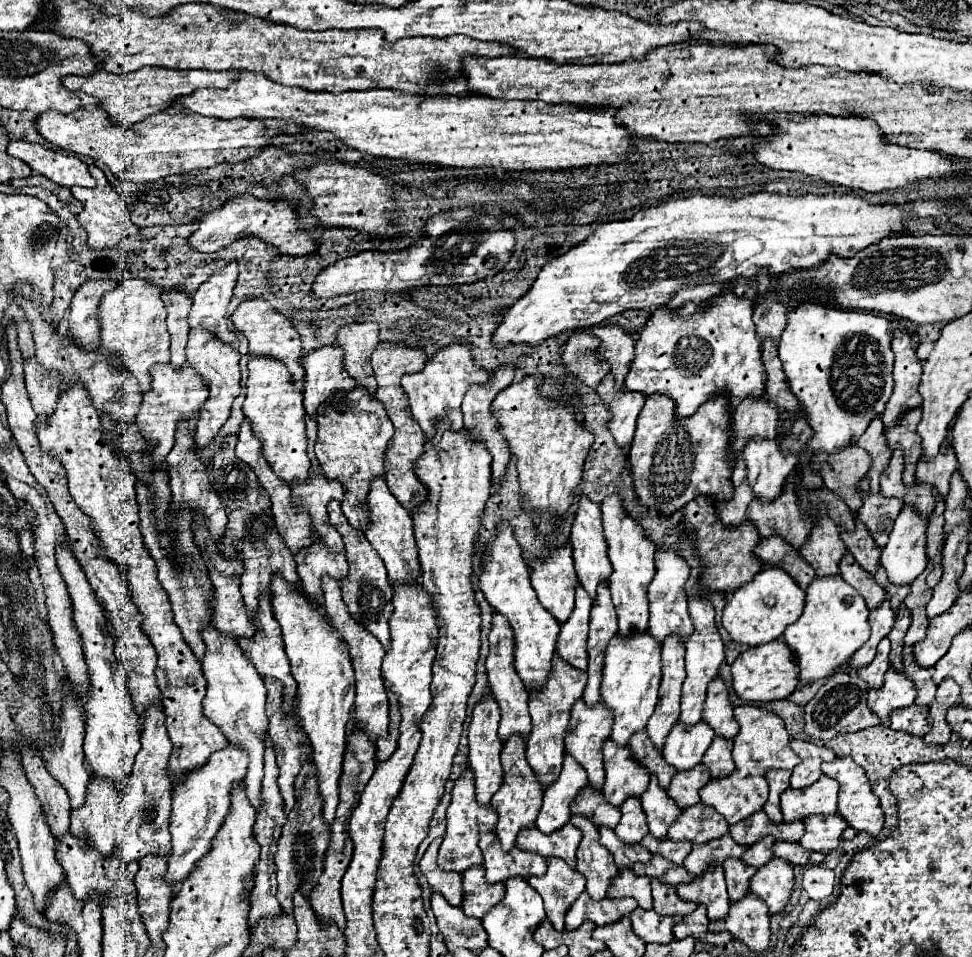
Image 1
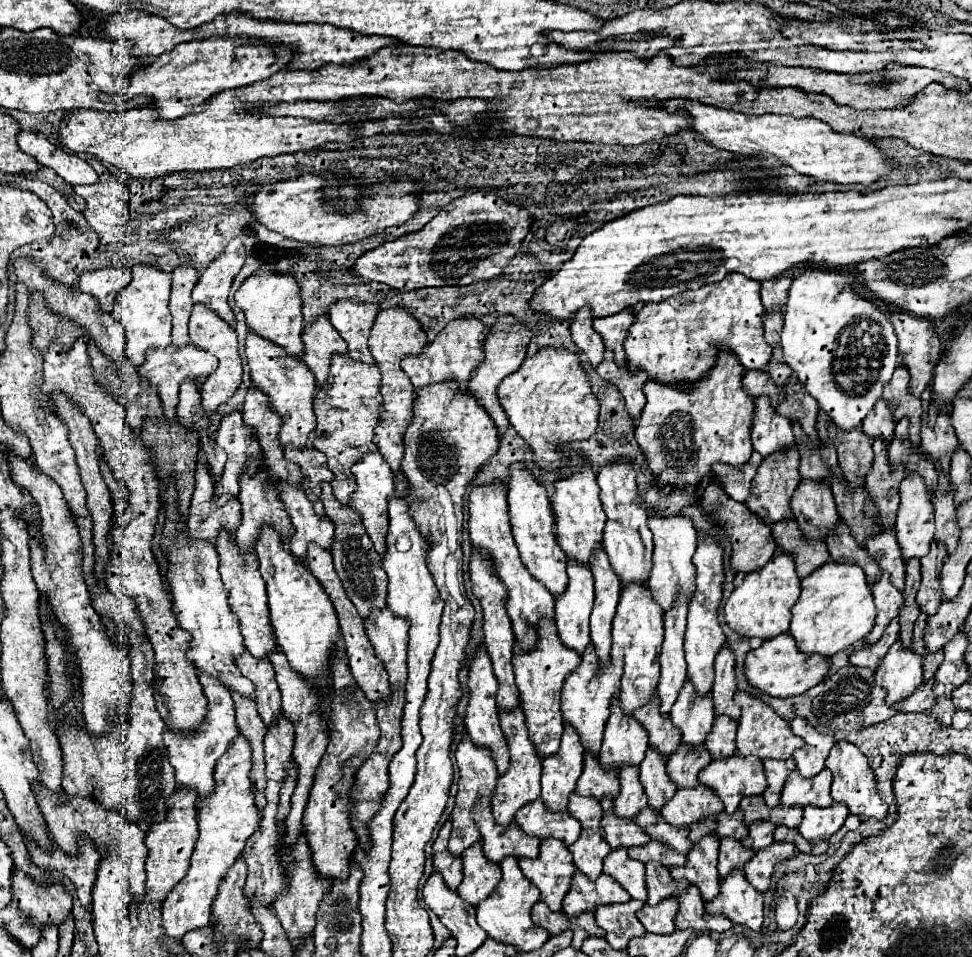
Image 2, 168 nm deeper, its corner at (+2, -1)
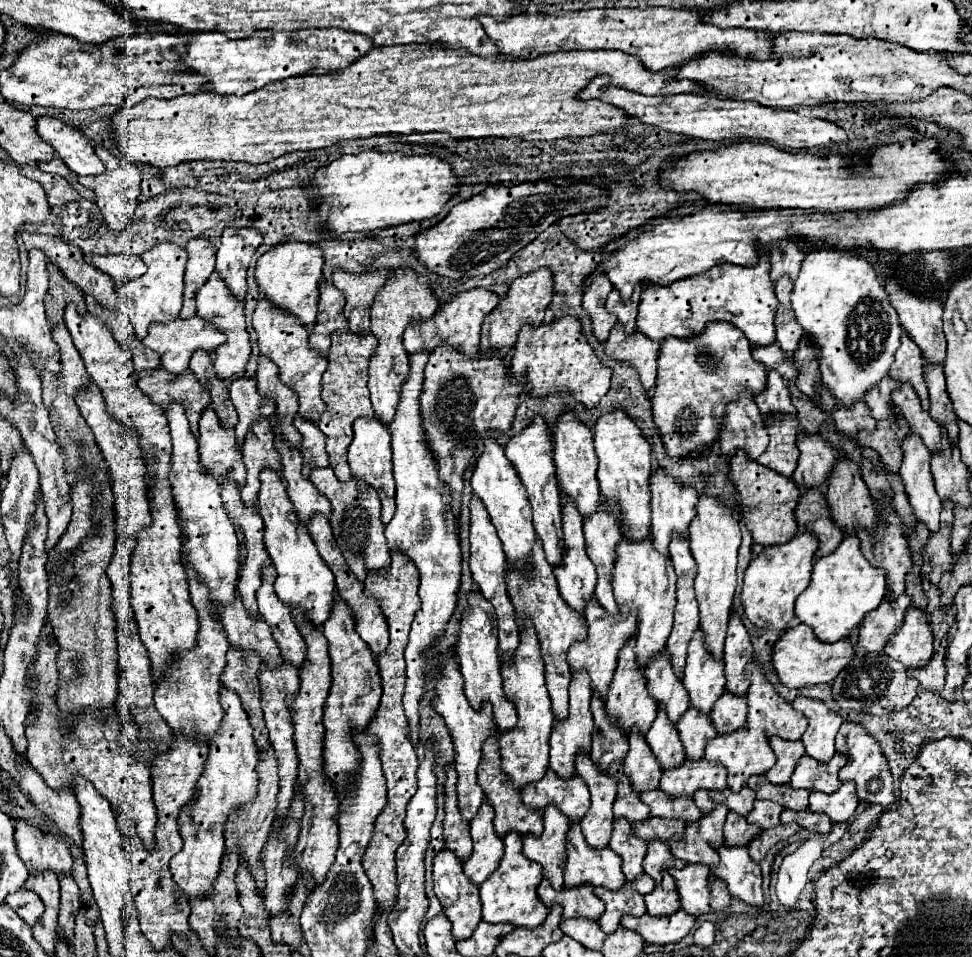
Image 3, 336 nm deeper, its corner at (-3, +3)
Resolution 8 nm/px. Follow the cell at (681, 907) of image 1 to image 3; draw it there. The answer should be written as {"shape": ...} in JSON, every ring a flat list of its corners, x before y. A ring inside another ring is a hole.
{"shape":[[649,840,647,844,649,844,649,848,647,848,647,854,645,854,645,860,643,860,643,868,655,880,655,884,661,882,663,870,669,870,673,866,675,868,683,868,685,866,683,860,671,856,669,846,663,844,663,840]]}

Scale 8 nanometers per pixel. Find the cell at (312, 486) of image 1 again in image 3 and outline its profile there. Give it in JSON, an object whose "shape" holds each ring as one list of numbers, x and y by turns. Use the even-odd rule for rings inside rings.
{"shape":[[299,414,295,416,297,430,303,436,301,442,301,454,303,454,303,476,309,478,309,472,313,468,325,468,329,466,329,456,325,452,325,436,317,428,317,424,311,424,311,420,303,420]]}

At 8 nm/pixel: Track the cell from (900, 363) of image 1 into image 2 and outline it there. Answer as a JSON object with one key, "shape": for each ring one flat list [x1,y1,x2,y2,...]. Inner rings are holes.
{"shape":[[892,314,890,320,898,336,902,366,910,372,910,394,920,398,930,384,936,362,940,360,942,342,930,320,914,318,910,314]]}

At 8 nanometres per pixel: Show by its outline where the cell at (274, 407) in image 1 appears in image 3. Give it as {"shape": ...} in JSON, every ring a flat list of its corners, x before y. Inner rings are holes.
{"shape":[[261,298,253,312,253,328,259,336,261,354,279,366,281,380,299,394,299,414,317,422,325,410,325,402,321,400,321,376,327,368,327,358,309,346,309,330,303,328,295,316,287,316,281,308,275,308,267,298]]}

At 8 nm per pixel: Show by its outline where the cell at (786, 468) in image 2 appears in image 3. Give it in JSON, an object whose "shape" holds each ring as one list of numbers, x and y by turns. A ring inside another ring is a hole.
{"shape":[[779,416,779,420,771,420,771,424,767,424,771,442,767,446,767,452,763,452,757,462,791,478,799,458,799,450,795,446,797,424,799,422,795,416]]}

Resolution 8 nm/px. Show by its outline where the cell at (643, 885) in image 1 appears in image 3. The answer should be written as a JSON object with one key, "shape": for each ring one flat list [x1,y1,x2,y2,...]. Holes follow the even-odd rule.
{"shape":[[613,820,613,834,609,846,621,856,623,860,623,874,627,880,633,880,643,874,643,856,647,852,647,842,639,840,631,830,627,820]]}

